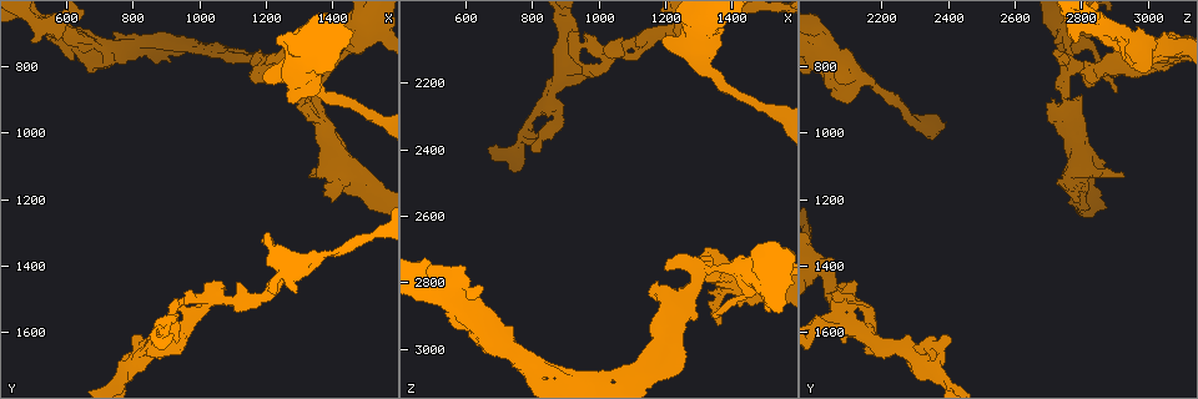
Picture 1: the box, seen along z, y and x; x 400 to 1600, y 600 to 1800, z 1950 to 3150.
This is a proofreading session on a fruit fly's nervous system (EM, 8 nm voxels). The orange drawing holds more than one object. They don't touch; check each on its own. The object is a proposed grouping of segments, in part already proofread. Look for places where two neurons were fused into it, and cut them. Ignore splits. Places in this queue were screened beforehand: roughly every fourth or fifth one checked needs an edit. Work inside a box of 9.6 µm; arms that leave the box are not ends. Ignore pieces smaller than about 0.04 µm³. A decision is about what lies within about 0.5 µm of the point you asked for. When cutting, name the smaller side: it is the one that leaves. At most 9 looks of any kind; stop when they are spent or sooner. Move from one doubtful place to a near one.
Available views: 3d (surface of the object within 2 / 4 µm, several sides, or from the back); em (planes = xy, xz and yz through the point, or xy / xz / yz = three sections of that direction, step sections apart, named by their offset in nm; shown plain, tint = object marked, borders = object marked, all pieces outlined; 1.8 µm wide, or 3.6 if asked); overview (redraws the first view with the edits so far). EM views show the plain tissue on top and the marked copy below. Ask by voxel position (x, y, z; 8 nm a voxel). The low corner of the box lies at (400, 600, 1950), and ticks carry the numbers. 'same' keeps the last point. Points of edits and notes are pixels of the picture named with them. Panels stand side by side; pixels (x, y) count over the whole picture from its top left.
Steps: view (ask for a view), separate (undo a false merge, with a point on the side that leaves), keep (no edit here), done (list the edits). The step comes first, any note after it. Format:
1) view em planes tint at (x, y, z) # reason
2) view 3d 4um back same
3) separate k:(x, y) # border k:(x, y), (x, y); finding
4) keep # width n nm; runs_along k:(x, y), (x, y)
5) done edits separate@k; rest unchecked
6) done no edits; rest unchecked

view em xz step 4 tint at (780, 1710, 2340)

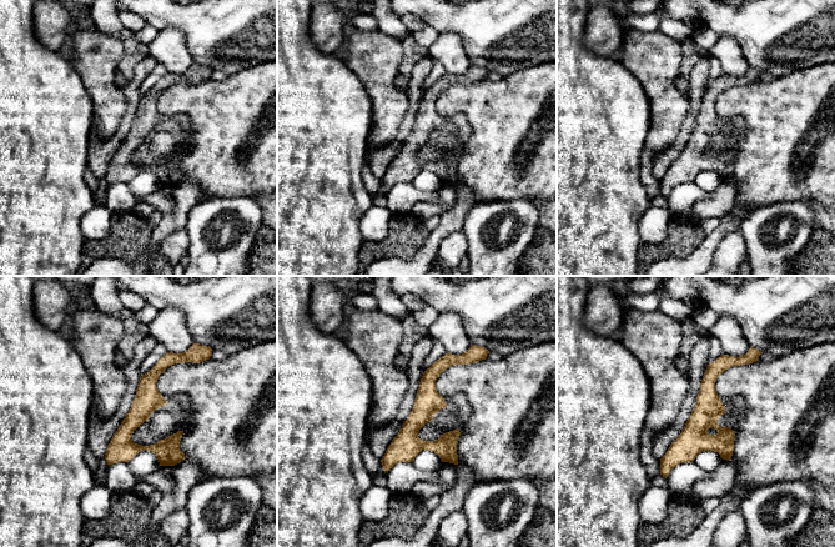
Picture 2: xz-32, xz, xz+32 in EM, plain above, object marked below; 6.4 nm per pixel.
view em planes borders same

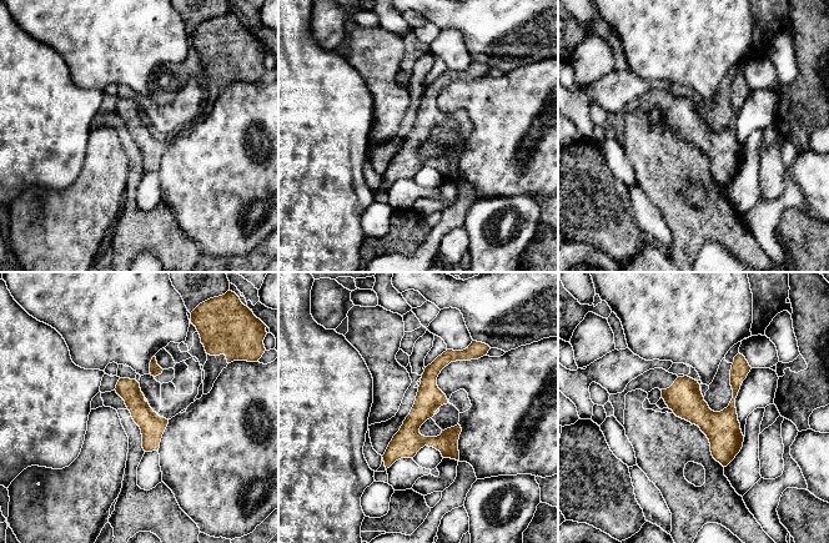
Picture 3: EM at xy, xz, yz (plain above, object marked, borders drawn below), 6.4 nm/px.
keep # runs_along 3:(466, 355), (431, 372), (387, 463); all the same neuron

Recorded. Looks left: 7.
view em planes tint at (1060, 1520, 2100) # a fork

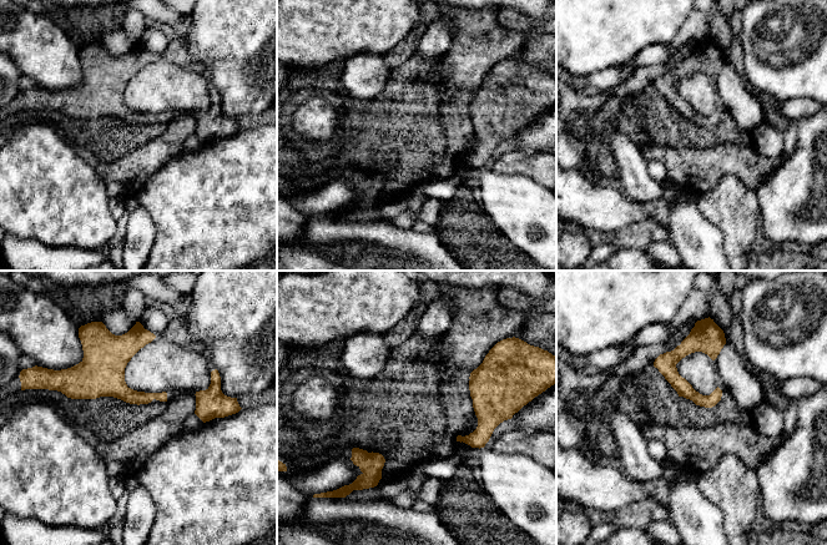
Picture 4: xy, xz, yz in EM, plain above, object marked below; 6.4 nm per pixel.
keep # width 100 nm; runs_along 4:(702, 336), (671, 361), (671, 374), (709, 404); one neuron here

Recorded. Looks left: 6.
view 3d 4um back at (620, 710, 2880) # sharp bend

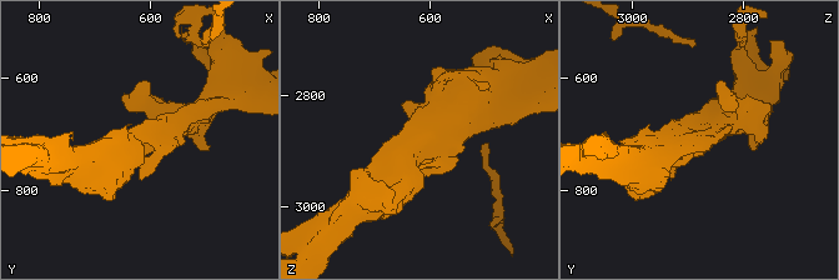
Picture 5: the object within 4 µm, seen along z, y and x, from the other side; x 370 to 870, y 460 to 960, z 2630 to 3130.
view em xz step 4 tint at (620, 715, 2885) # now the EM

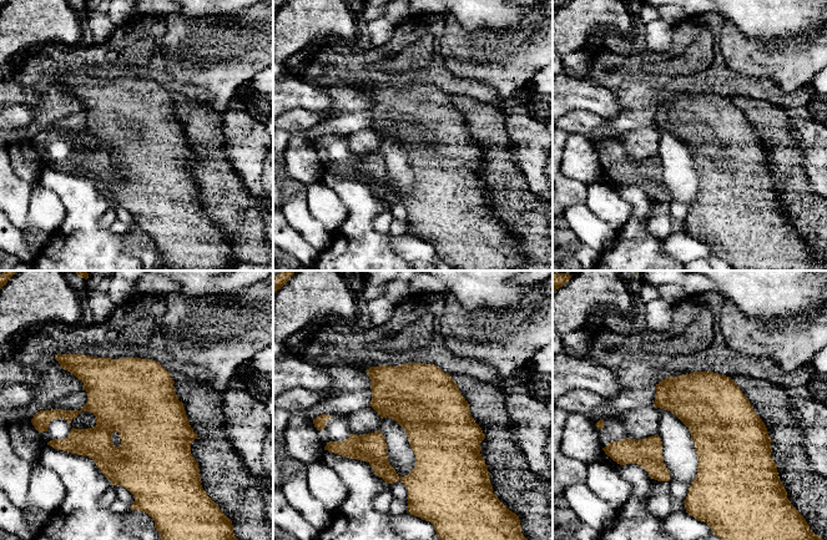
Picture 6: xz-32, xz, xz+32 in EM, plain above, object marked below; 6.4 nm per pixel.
view em planes borders same # another direction

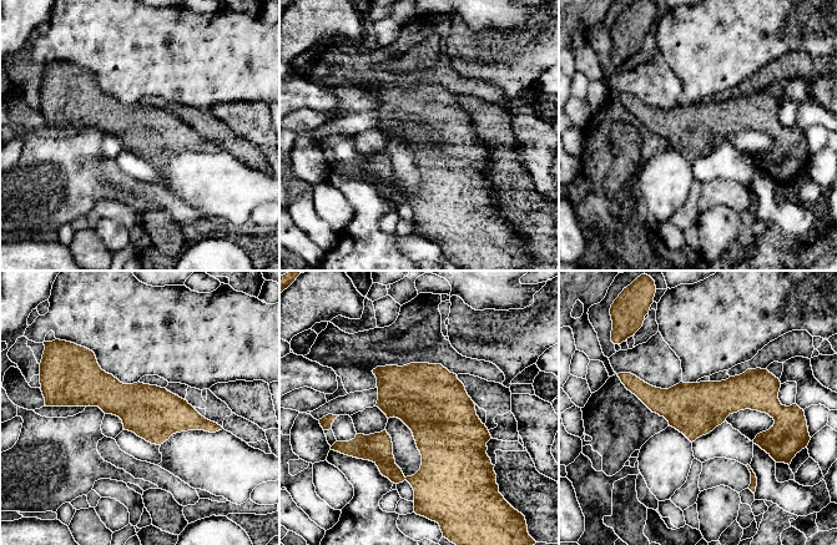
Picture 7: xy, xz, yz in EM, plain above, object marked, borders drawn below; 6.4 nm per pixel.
keep # one neuron here

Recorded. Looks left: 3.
view em planes tint at (1110, 760, 3050) # closes a loop

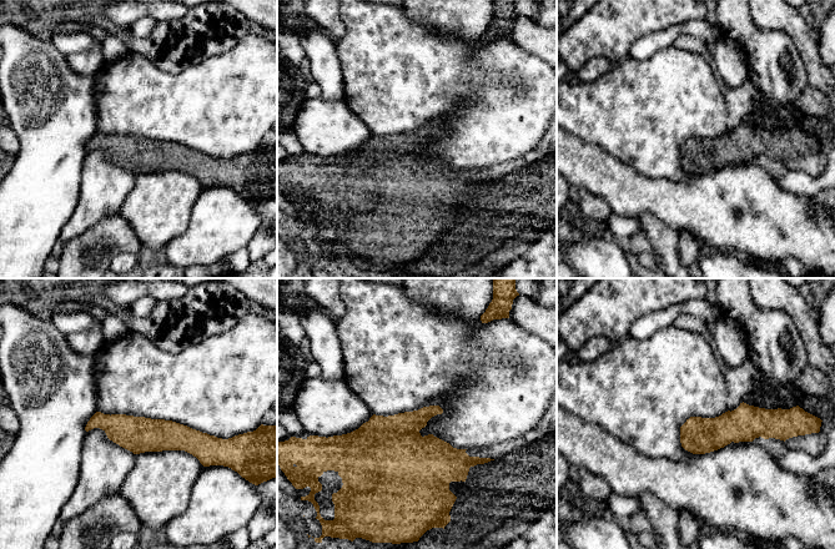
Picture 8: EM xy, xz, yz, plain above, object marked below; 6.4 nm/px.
keep # runs_along 8:(90, 424), (207, 444); continuous, no second neuron

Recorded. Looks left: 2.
done no edits; rest unchecked

